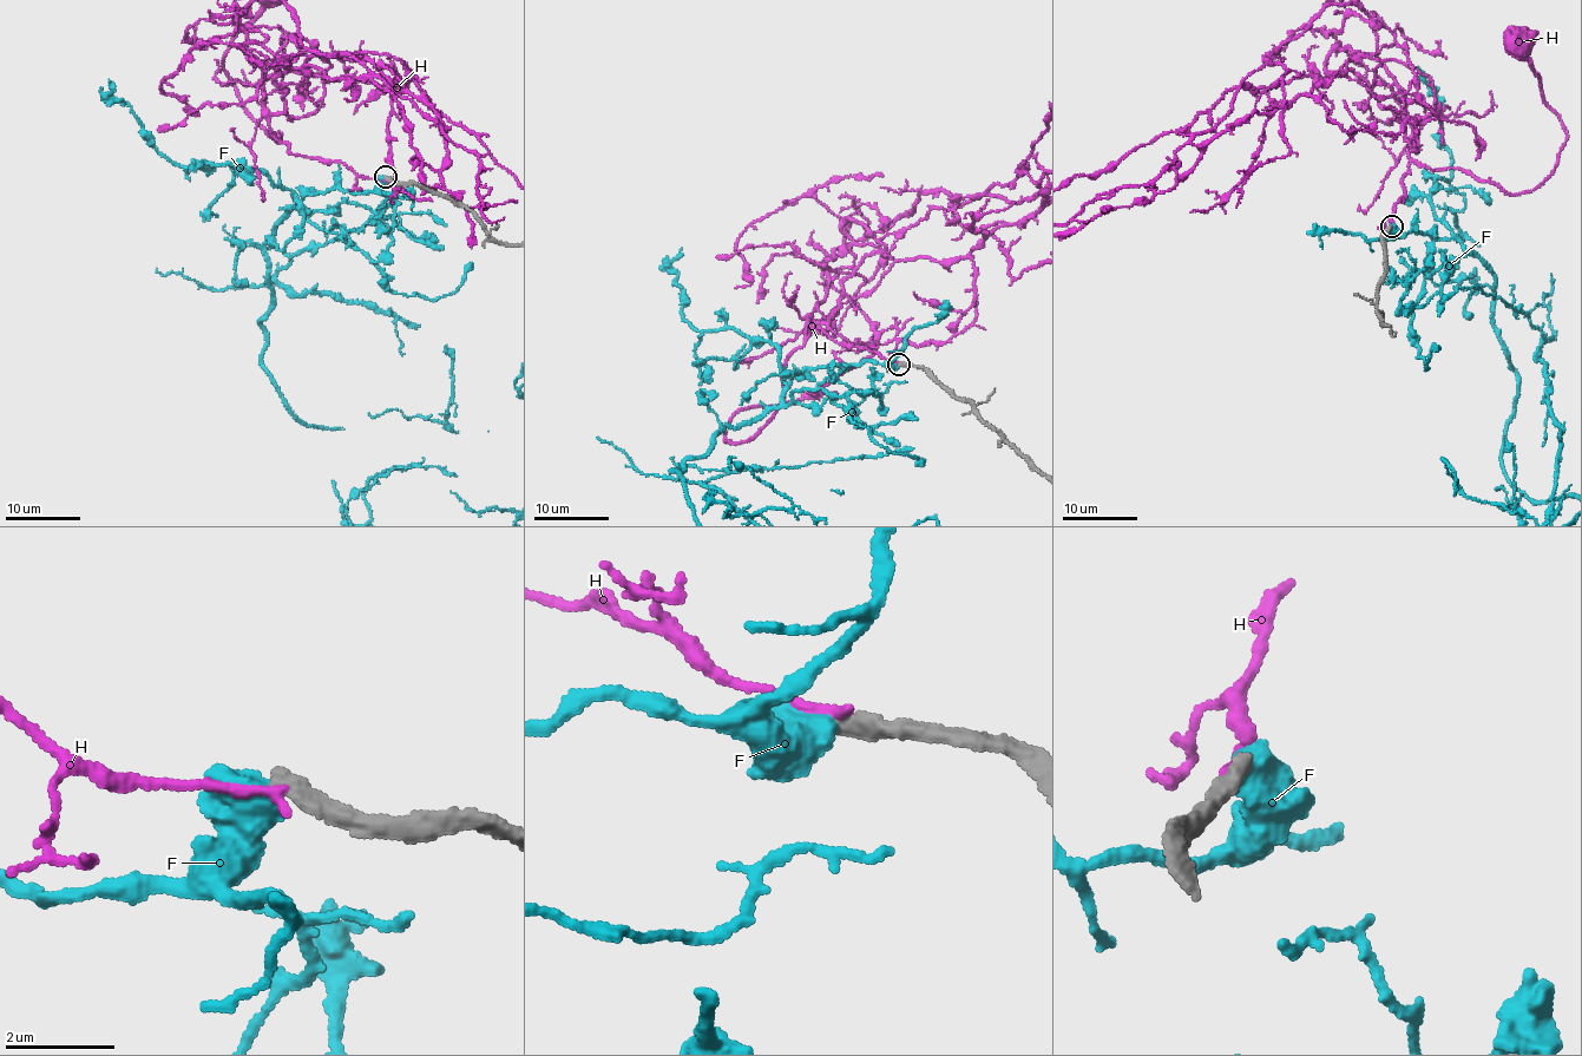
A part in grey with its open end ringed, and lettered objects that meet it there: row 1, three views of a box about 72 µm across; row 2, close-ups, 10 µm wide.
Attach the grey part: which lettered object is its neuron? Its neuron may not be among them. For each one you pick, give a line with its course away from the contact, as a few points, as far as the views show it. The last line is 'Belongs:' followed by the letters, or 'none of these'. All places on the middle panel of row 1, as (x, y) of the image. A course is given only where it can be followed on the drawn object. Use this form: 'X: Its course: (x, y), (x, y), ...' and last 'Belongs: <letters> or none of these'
Belongs: none of these

